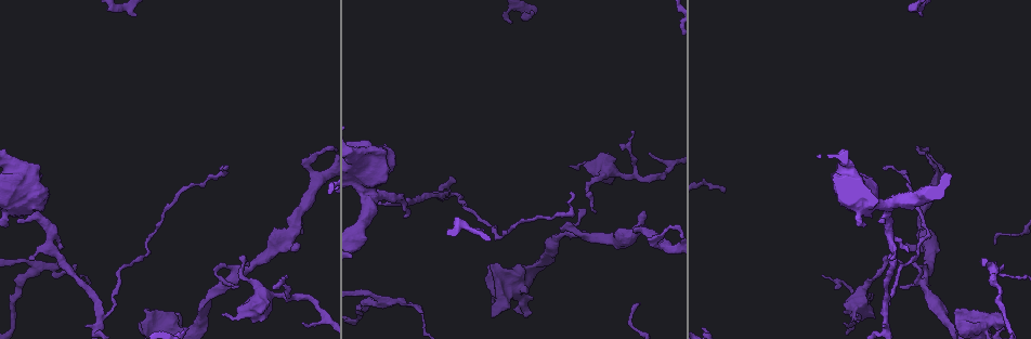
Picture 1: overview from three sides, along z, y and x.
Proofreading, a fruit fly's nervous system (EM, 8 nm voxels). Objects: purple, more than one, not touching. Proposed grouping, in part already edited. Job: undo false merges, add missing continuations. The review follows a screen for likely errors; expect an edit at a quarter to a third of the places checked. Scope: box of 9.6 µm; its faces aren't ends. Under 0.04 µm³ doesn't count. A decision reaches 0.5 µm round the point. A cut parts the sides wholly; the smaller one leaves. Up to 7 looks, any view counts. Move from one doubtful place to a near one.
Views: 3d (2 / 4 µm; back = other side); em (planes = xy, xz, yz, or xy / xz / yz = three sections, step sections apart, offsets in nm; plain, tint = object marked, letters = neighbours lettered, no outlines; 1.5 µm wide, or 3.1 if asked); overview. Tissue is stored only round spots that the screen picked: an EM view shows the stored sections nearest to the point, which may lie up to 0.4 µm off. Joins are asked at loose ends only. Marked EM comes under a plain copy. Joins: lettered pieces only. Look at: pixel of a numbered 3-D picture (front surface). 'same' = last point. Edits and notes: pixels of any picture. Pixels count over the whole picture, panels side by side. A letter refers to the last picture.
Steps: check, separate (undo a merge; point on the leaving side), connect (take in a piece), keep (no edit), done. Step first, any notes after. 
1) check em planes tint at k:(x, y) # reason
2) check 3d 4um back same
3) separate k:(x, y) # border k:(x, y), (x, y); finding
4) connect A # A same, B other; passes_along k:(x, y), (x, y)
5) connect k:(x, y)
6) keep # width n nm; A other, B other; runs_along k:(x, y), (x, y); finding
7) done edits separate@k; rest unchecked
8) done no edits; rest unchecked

check em yz step 8 tint at 1:(221, 314) # free end

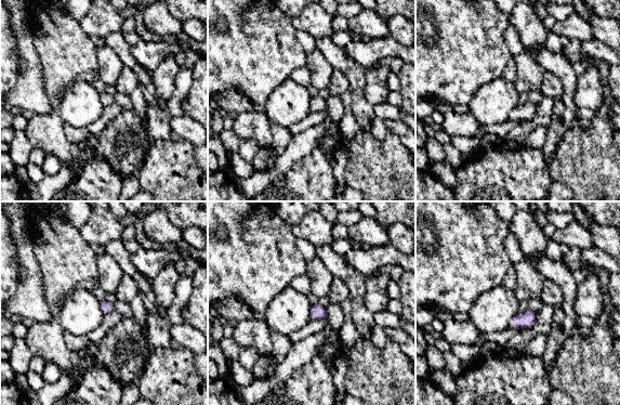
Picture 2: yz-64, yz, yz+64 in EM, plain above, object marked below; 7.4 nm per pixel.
check em planes letters same

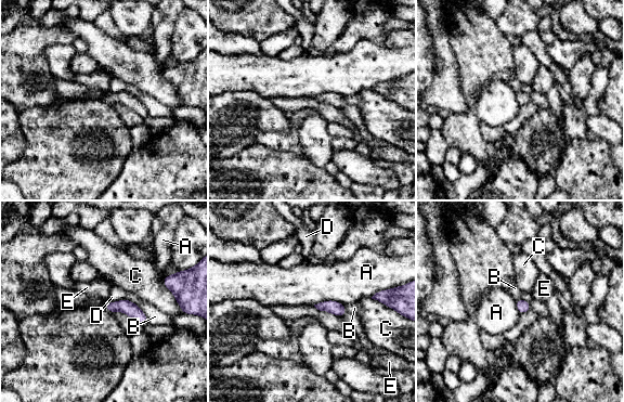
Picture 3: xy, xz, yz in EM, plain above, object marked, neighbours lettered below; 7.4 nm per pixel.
keep # A other, B other, C other, D other, E other; border 3:(343, 303), (324, 300), (313, 305); none of them fits

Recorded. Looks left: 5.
check em yz step 4 letters at 1:(303, 324) # free end

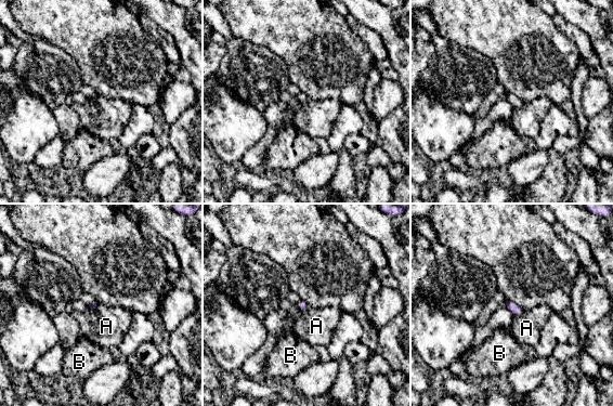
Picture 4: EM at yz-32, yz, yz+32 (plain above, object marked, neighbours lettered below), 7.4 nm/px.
check em planes letters same

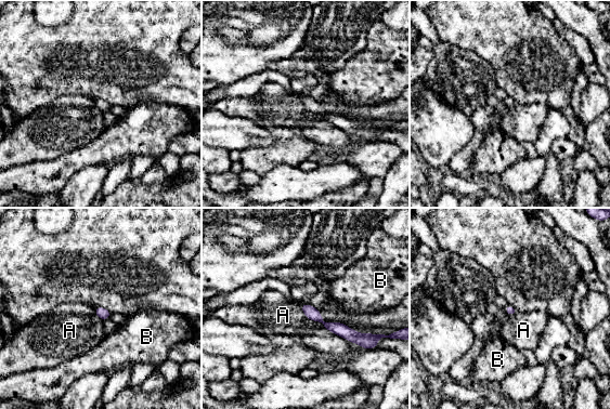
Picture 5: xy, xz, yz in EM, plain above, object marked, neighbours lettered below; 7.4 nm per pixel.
keep # A other, B other; border 5:(322, 327), (345, 338), (350, 343); none of them fits

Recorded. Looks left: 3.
check 3d 2um at 1:(414, 304) # thick turns thin

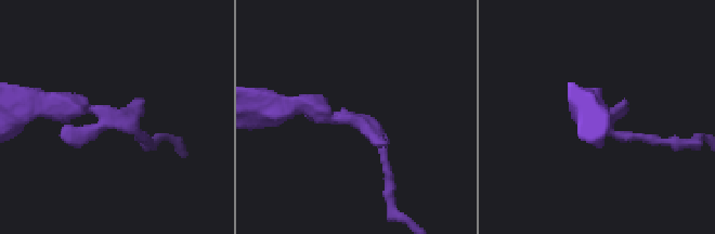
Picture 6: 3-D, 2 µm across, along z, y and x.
check em planes letters at 6:(108, 117) # now the EM

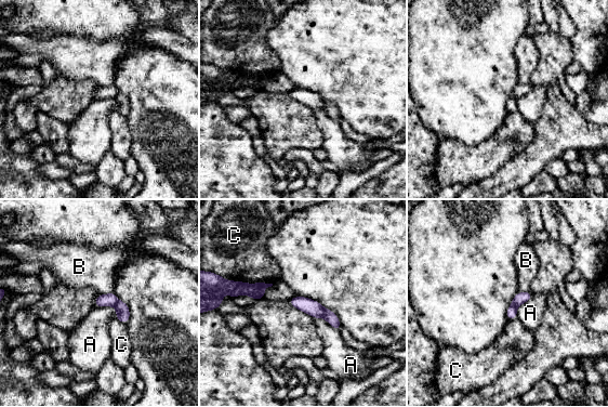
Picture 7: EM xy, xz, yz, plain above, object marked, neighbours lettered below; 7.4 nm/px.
separate 7:(313, 307) # width 90 nm; A other, B other, C other; border 7:(324, 307), (326, 317); a second cell is stuck on

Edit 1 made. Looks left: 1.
done edits separate@7; rest unchecked

